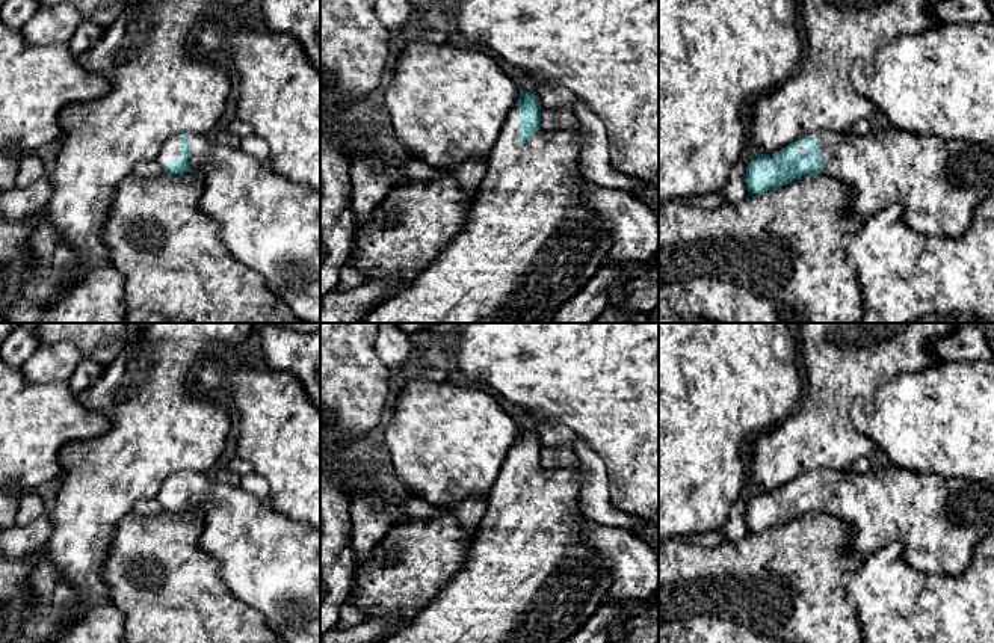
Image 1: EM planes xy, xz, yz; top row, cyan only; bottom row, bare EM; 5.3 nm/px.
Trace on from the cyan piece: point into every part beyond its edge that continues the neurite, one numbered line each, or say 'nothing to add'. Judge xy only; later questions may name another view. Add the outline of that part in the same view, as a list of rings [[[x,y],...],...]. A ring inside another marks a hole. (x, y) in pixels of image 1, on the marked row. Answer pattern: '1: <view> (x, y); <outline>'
1: xy (272, 225); [[[178,133],[166,140],[159,157],[163,169],[171,158],[180,157],[181,136],[186,136],[190,145],[189,169],[204,172],[204,193],[198,210],[219,225],[224,246],[242,264],[258,272],[267,288],[284,300],[298,318],[304,323],[320,323],[320,192],[276,175],[266,163],[240,148],[193,133]]]

